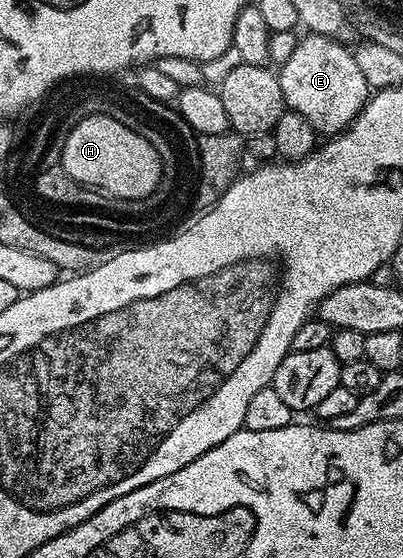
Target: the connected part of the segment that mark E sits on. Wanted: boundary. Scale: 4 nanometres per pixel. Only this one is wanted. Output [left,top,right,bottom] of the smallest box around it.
[278,33,370,136]

